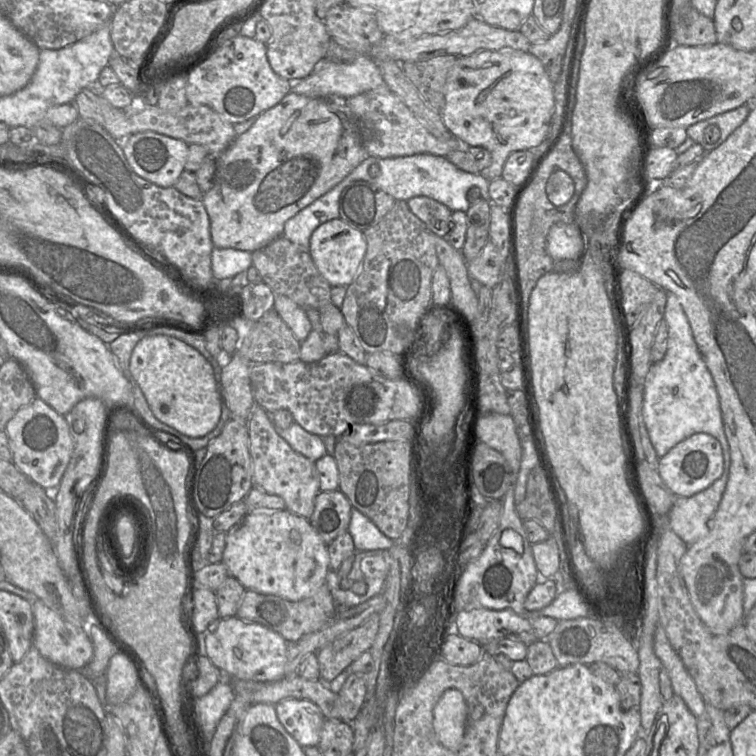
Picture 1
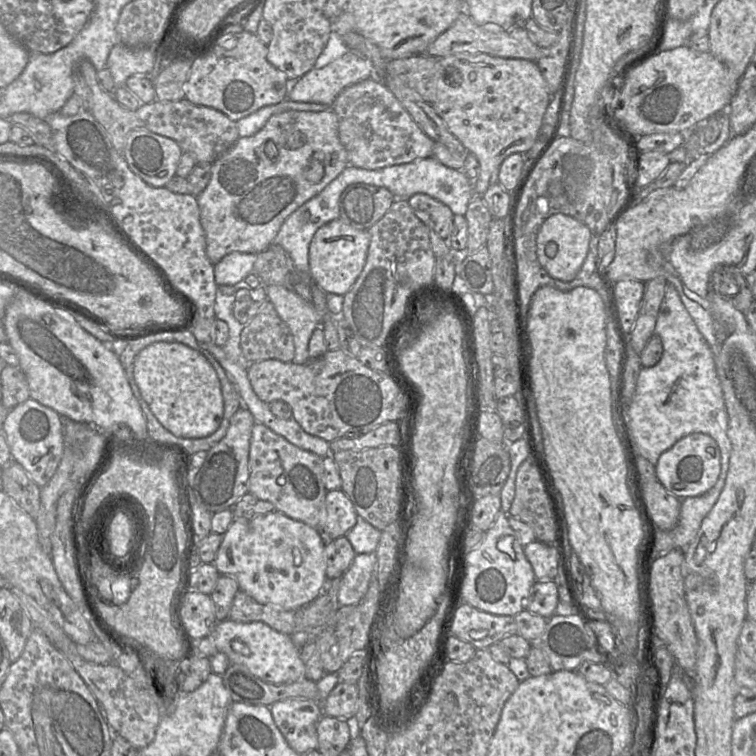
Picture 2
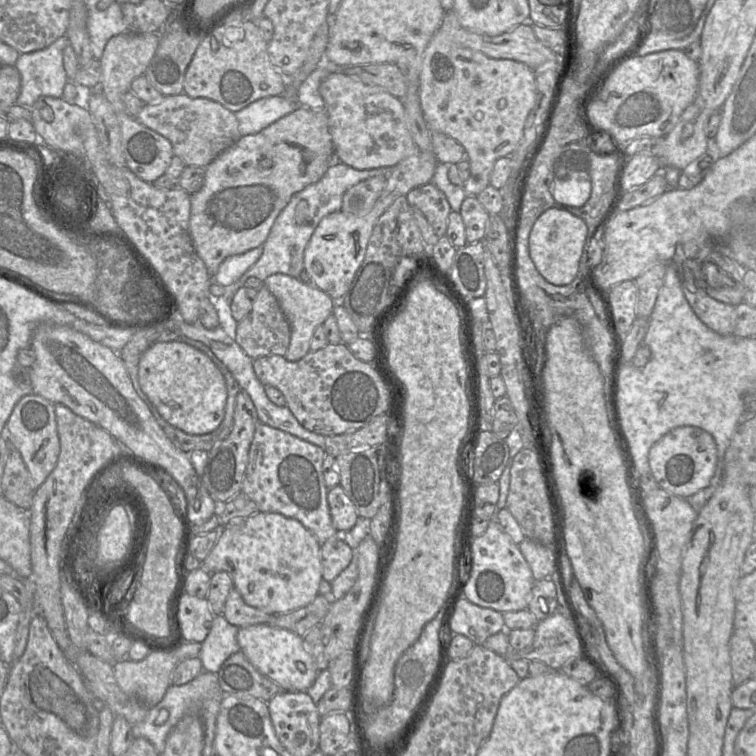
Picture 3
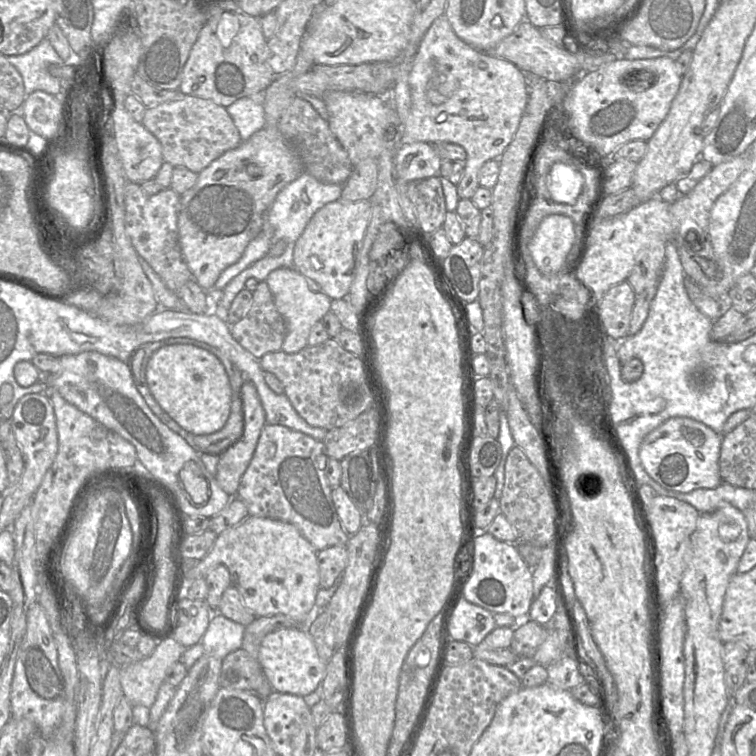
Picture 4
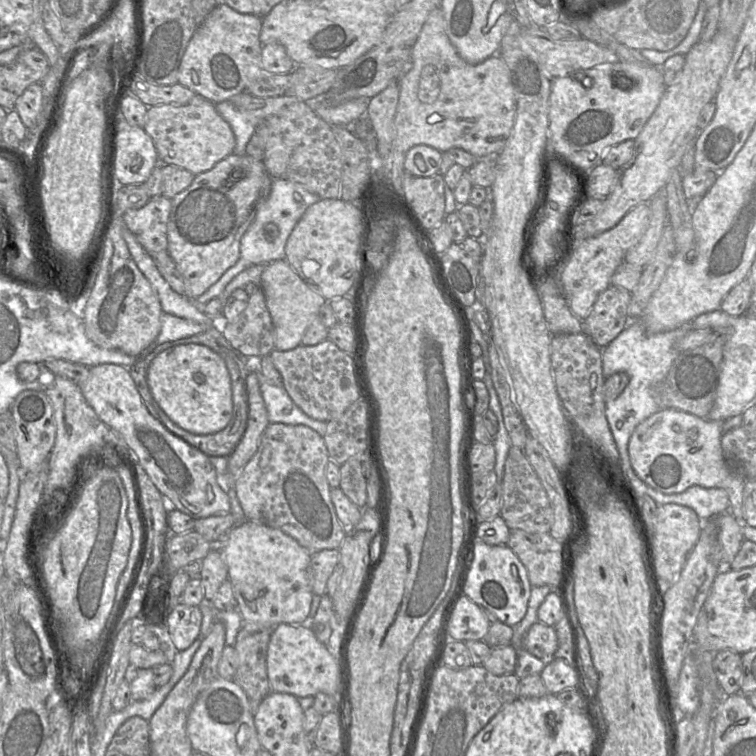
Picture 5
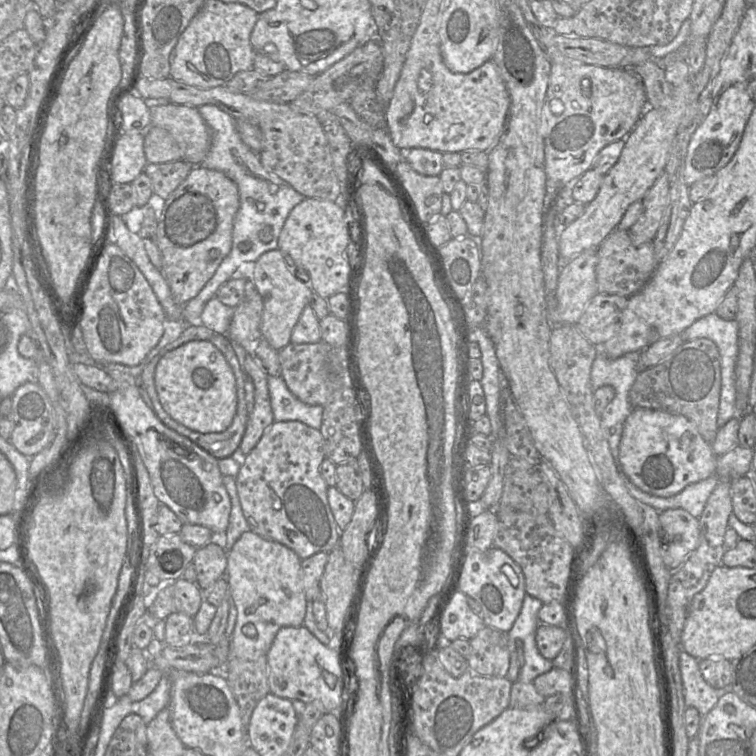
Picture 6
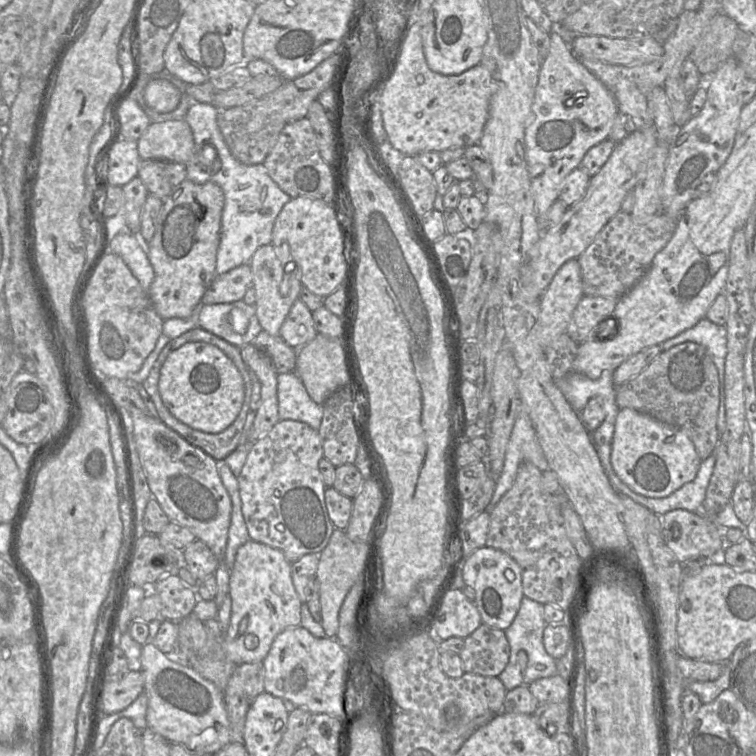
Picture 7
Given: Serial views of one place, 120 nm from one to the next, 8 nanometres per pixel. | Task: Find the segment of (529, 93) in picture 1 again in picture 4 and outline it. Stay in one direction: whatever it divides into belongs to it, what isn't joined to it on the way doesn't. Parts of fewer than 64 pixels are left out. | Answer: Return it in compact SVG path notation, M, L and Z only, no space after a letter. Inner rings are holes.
M443 14L433 21L419 44L412 61L409 85L412 104L406 122L401 125L401 144L450 142L462 146L467 157L457 193L460 199L471 199L480 186L478 173L482 165L501 157L519 127L529 95L525 73L512 62L478 50L460 39Z

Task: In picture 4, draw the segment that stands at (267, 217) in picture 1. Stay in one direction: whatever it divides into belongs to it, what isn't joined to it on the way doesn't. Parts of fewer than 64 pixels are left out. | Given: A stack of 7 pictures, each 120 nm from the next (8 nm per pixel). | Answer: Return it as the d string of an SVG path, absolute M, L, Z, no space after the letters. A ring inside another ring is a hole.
M264 126L253 133L247 140L242 141L237 147L224 152L221 156L213 160L207 167L198 173L195 185L180 197L180 210L178 213L177 227L178 239L183 258L190 269L193 278L204 290L211 290L219 278L220 274L230 265L236 263L243 255L244 250L251 240L253 240L262 230L265 223L265 216L277 194L290 182L295 180L302 172L301 161L294 149L285 140L277 126Z

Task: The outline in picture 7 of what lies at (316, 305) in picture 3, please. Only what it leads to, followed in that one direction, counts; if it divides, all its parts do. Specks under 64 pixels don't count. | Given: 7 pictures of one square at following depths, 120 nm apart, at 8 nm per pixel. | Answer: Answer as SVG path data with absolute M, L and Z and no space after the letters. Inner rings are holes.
M272 244L257 248L249 264L252 271L252 286L256 293L254 306L259 324L262 330L273 336L279 336L282 323L294 301L299 298L302 283L295 277L285 273Z

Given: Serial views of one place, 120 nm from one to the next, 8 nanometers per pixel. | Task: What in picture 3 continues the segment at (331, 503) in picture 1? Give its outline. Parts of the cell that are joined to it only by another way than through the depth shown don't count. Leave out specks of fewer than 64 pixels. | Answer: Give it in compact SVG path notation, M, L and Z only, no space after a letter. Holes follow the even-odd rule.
M334 486L328 490L327 500L334 528L339 533L351 530L358 519L357 510L340 486Z

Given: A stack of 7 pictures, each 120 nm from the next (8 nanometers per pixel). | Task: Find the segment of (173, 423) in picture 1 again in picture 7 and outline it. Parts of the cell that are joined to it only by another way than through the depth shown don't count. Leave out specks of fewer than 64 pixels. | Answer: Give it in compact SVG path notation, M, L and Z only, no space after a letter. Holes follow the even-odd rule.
M189 341L167 356L160 371L159 391L164 405L176 419L192 429L216 434L238 416L245 384L238 368L221 349L210 343Z

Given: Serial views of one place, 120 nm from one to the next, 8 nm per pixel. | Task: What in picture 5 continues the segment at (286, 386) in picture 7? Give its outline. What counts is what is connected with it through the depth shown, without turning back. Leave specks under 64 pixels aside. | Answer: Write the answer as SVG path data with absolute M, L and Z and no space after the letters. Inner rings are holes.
M257 371L260 391L267 409L270 423L305 425L322 437L327 430L327 422L307 416L291 399L285 388L272 385L261 371Z

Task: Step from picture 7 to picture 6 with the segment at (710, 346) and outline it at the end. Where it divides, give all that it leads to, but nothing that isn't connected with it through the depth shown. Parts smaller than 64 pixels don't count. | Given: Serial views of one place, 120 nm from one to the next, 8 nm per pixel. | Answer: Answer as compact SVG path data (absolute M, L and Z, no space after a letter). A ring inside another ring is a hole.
M716 313L708 314L687 327L680 333L683 341L697 338L712 340L721 358L721 392L717 417L718 428L735 417L736 387L735 365L738 357L738 323L725 320Z

